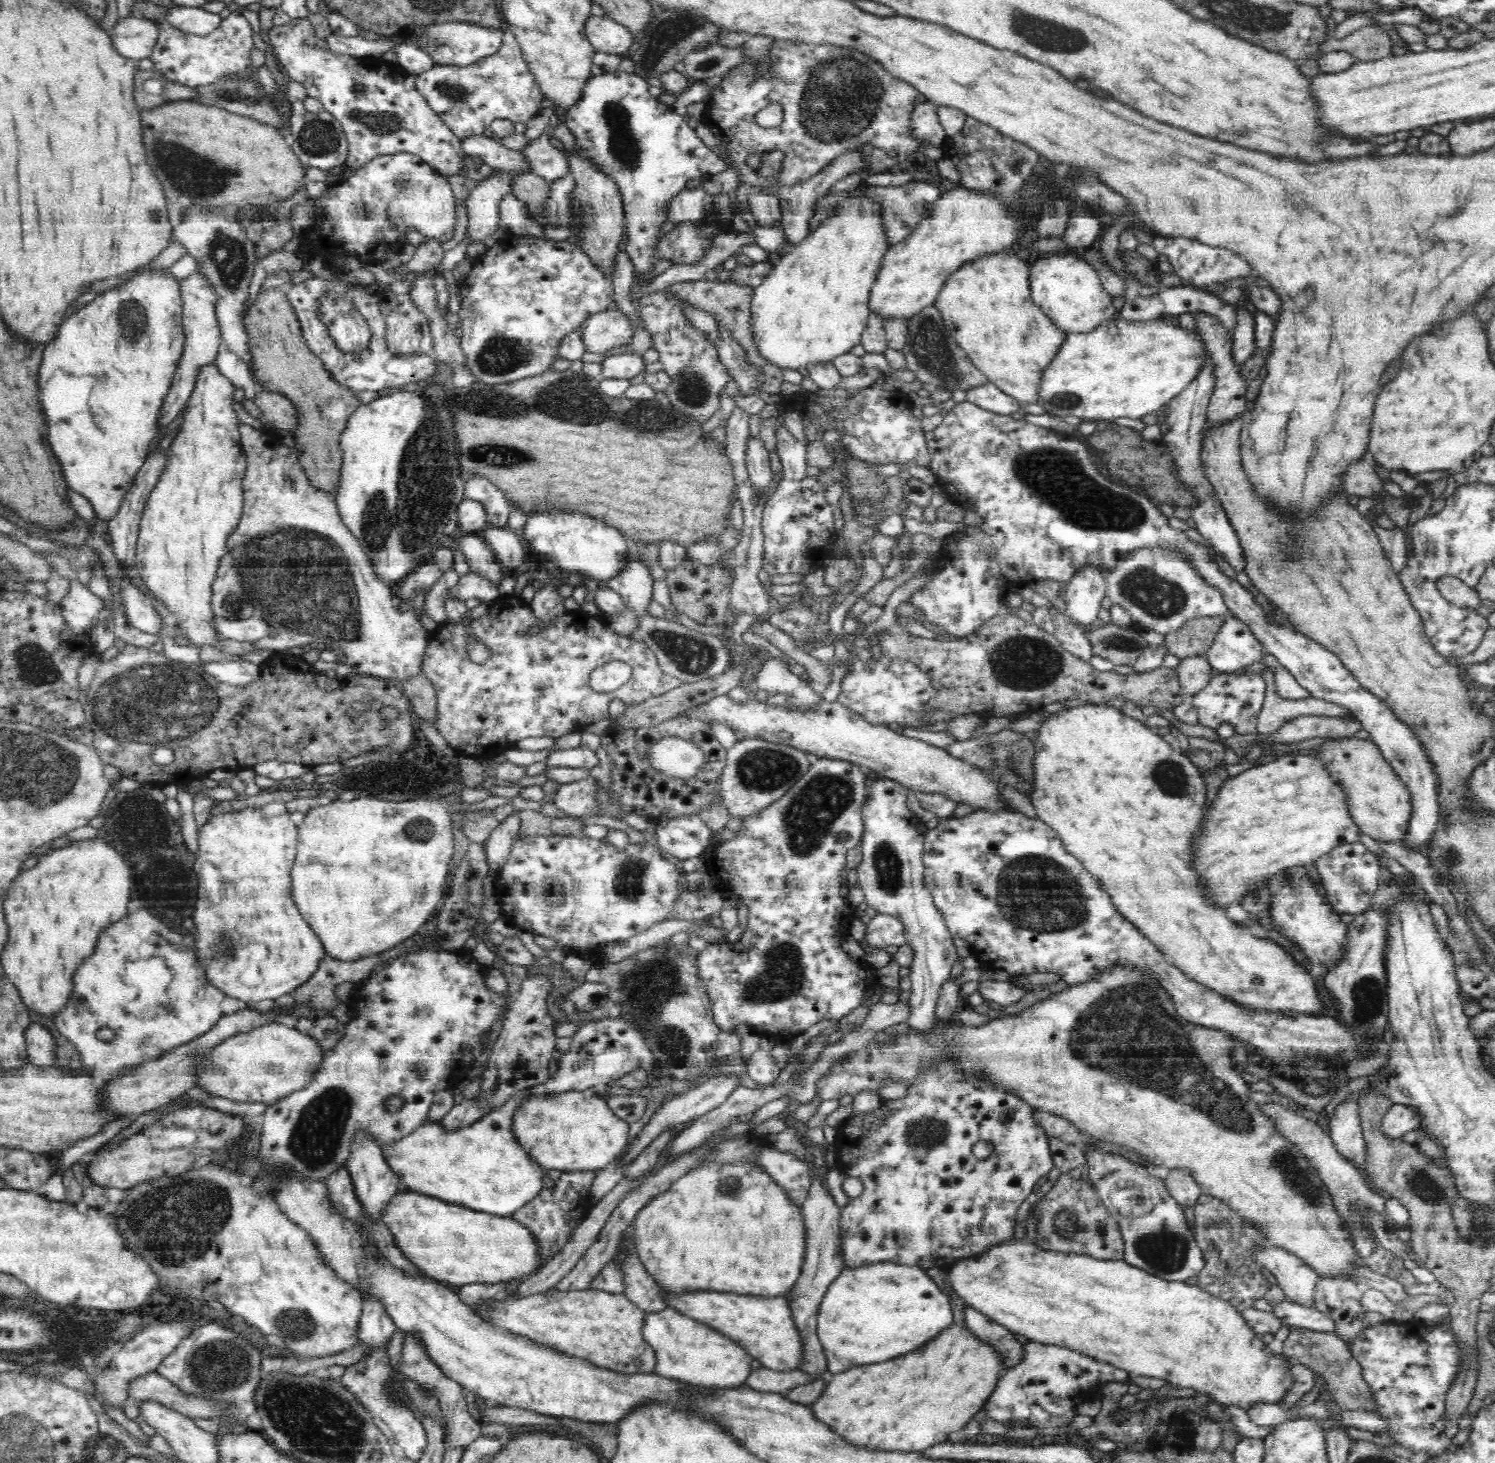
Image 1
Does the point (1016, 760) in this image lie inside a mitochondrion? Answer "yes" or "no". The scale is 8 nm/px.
yes

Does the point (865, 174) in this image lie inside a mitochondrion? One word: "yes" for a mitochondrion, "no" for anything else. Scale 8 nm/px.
no

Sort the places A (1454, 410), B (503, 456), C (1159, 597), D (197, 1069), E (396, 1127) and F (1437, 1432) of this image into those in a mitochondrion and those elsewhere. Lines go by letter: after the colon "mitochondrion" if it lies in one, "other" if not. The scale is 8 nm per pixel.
A: other
B: mitochondrion
C: mitochondrion
D: other
E: other
F: other

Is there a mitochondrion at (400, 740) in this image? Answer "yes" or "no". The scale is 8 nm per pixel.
no

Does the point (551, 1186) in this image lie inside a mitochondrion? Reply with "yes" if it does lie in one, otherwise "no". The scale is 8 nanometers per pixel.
no

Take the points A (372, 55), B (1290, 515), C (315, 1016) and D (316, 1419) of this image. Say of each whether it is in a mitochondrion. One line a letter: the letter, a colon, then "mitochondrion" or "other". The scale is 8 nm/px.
A: other
B: other
C: other
D: mitochondrion

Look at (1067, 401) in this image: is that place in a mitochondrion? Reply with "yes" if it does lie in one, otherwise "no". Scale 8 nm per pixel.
yes

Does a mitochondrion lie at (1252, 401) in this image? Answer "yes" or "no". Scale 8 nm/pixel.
no

